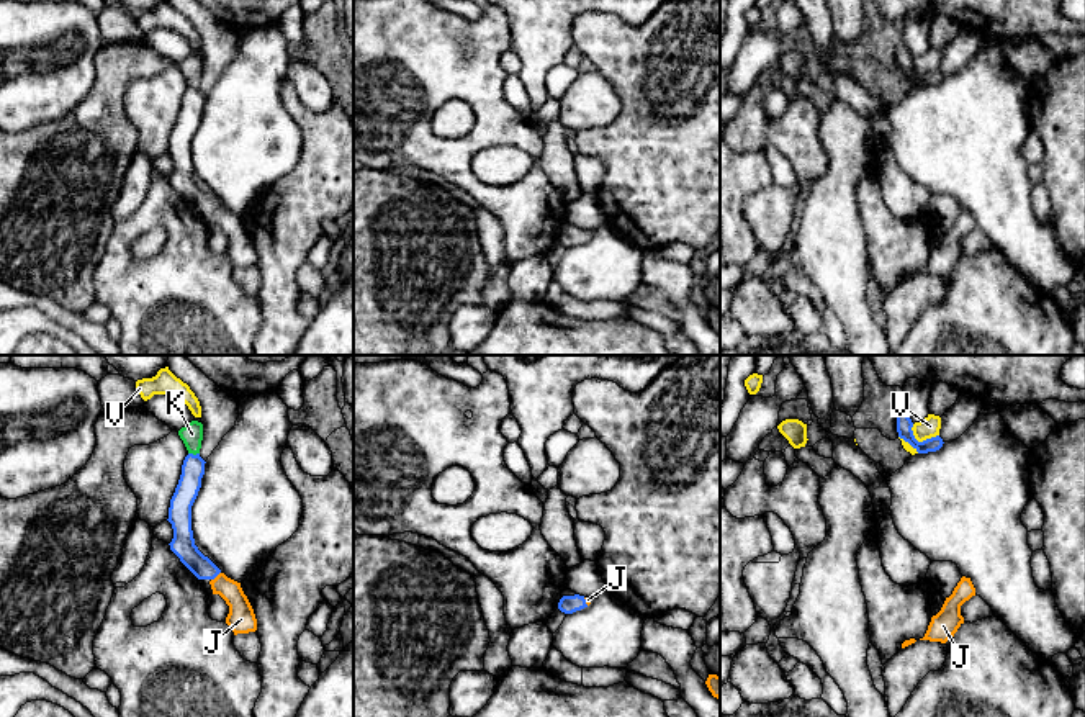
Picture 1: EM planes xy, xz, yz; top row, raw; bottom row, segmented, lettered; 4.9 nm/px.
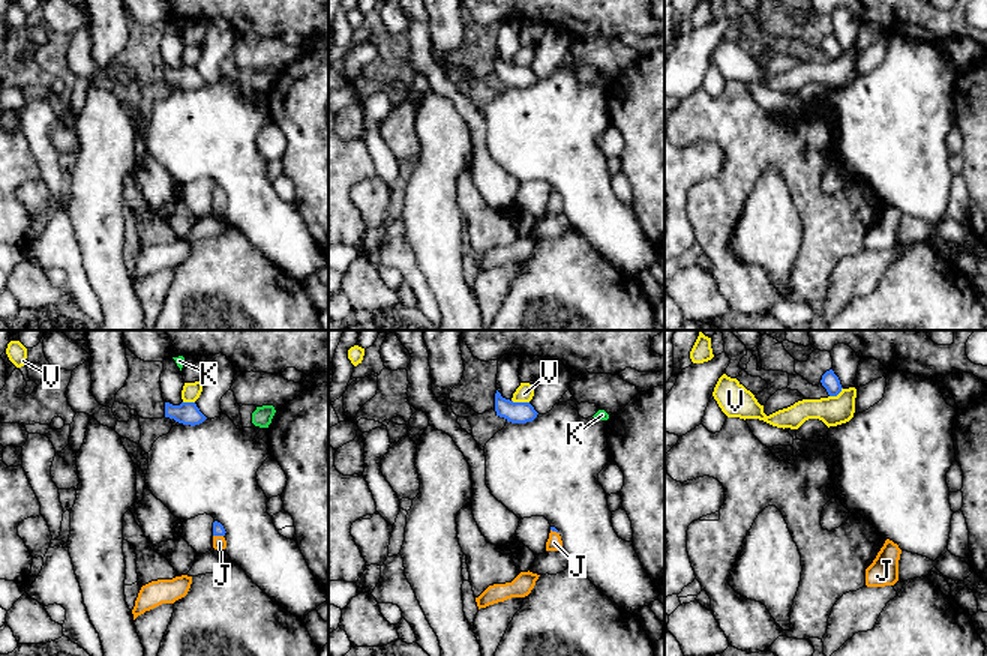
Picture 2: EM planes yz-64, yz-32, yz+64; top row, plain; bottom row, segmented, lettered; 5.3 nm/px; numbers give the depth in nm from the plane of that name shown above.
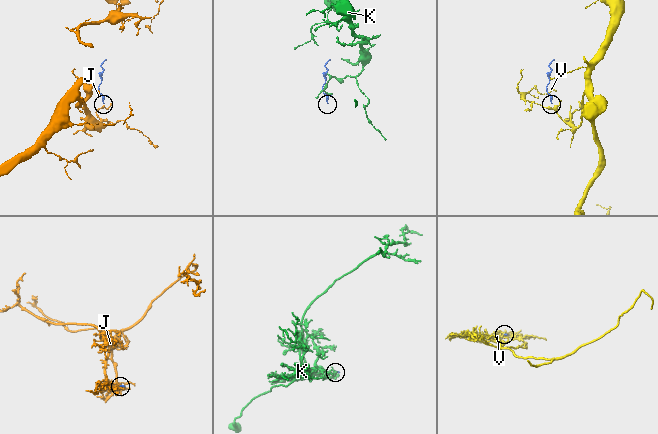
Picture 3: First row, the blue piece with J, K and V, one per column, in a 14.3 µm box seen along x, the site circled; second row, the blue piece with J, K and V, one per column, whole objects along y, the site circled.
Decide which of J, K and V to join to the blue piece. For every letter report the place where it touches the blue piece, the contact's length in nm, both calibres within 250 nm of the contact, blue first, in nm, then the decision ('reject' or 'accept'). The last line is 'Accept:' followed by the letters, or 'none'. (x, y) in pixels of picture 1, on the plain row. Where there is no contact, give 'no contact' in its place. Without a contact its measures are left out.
J: xy (215, 210) | 60 nm | 120/140 nm | accept
K: xy (192, 87) | 60 nm | 110/110 nm | reject
V: yz (923, 74) | 150 nm | 80/100 nm | reject
Accept: J

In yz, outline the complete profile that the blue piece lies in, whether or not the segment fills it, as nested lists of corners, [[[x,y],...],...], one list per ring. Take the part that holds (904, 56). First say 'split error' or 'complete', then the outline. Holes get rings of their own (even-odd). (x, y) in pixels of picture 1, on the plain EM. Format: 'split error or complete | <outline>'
complete | [[[902,41],[897,47],[897,65],[898,70],[908,75],[918,87],[936,85],[943,80],[943,72],[939,69],[918,75],[913,69],[913,56]]]

